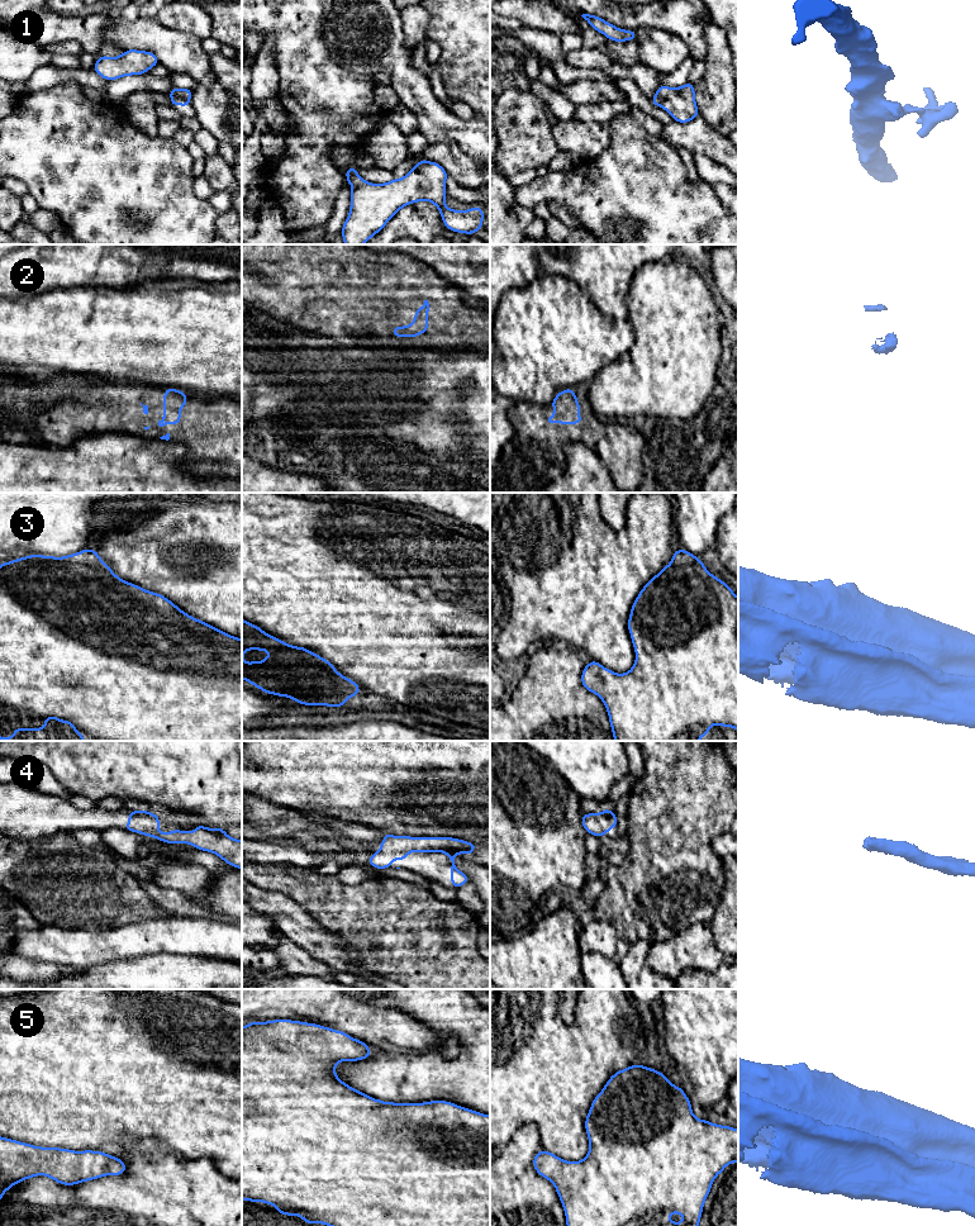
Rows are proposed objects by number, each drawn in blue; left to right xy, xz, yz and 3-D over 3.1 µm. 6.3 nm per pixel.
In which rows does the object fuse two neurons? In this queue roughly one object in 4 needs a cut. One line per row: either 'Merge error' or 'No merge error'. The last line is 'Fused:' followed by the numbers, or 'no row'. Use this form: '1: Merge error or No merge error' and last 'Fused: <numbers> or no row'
1: Merge error
2: No merge error
3: No merge error
4: No merge error
5: No merge error
Fused: 1

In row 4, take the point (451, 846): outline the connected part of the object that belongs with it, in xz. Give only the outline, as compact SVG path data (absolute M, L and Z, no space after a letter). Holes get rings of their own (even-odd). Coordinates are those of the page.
M387 832L380 844L380 850L374 852L367 860L367 865L375 869L393 868L391 861L406 860L409 852L444 852L452 861L451 884L453 888L470 883L470 878L460 871L455 865L457 854L470 855L477 845L453 837L412 837L394 836Z

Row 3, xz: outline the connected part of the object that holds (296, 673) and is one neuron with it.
M242 618L242 659L248 650L270 652L261 662L242 660L242 679L263 693L287 697L298 704L310 707L344 707L348 698L361 693L357 683L338 673L328 660L305 647L287 645Z

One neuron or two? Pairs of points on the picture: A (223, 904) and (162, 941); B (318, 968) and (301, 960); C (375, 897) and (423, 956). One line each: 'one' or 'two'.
A: two
B: one
C: one

